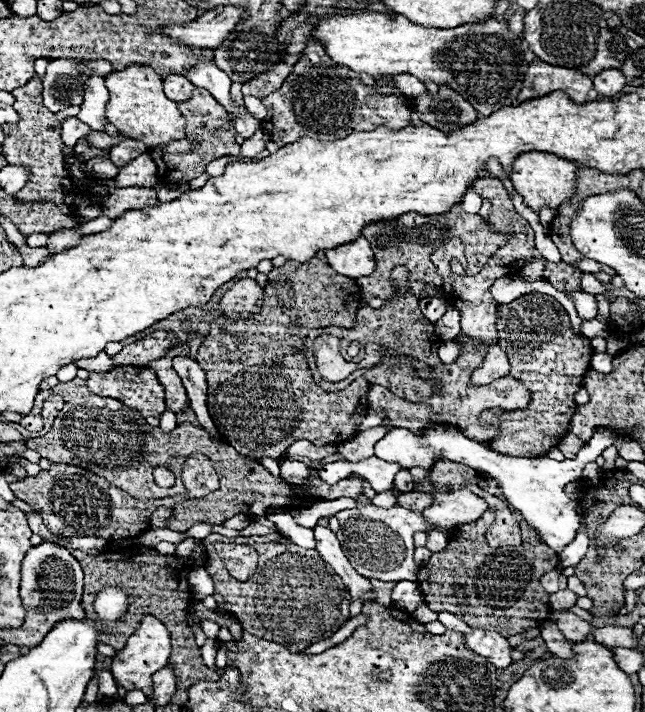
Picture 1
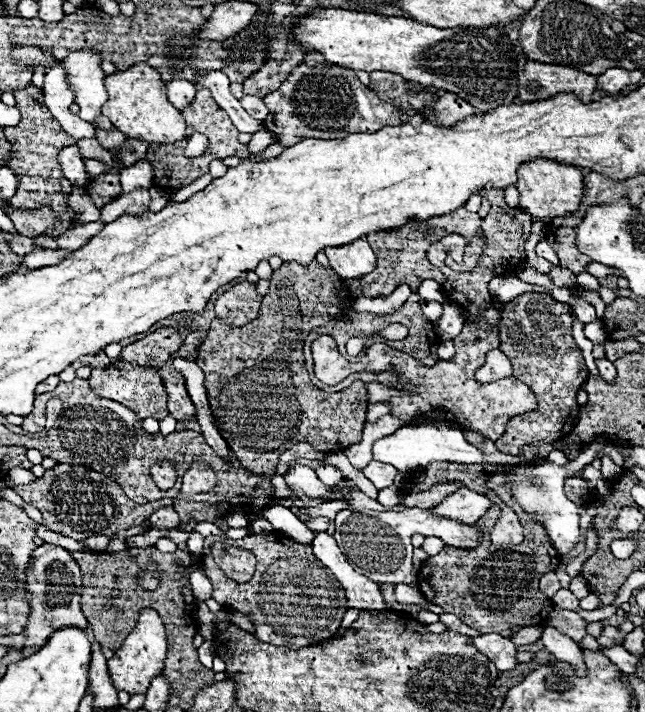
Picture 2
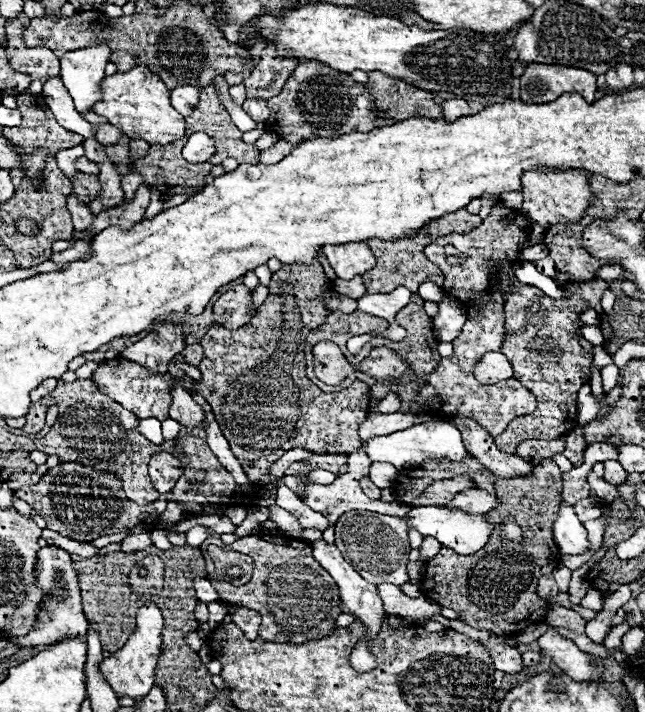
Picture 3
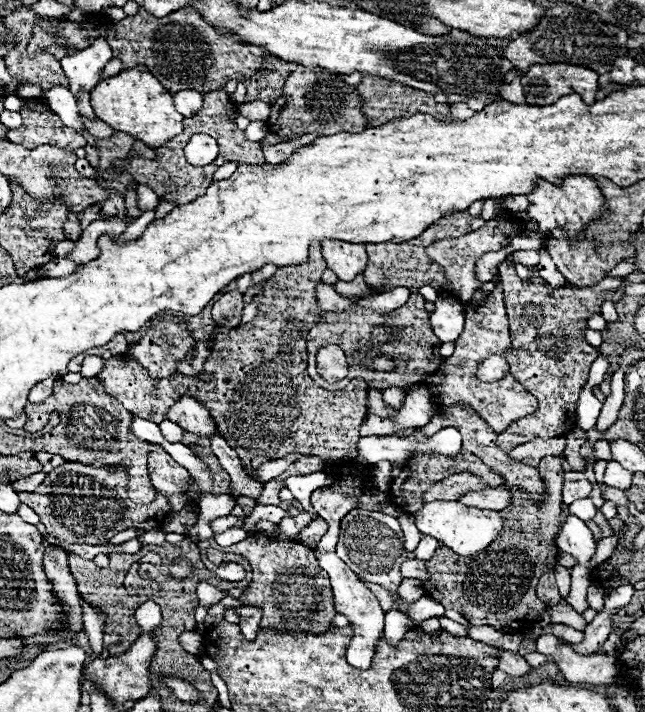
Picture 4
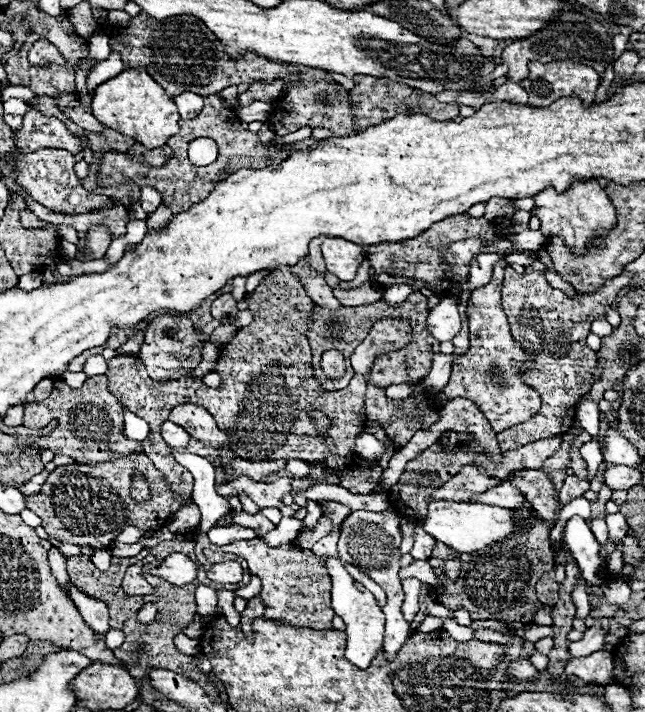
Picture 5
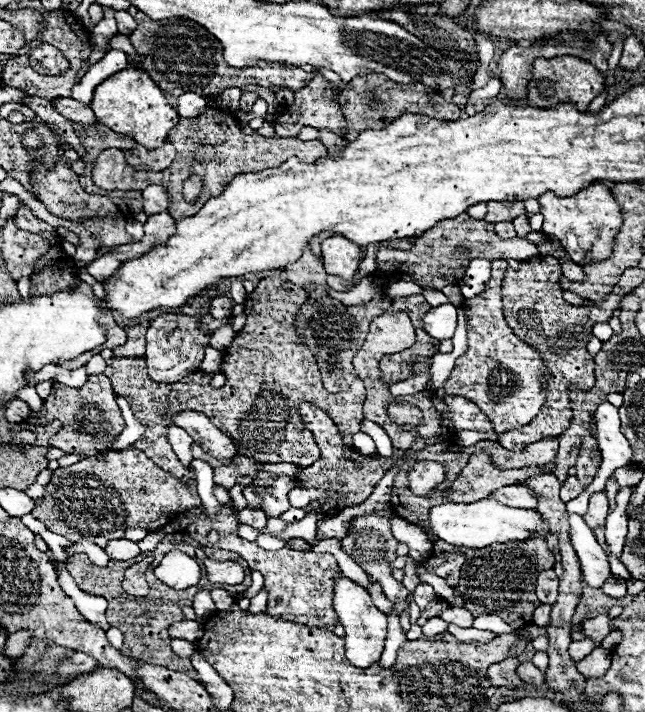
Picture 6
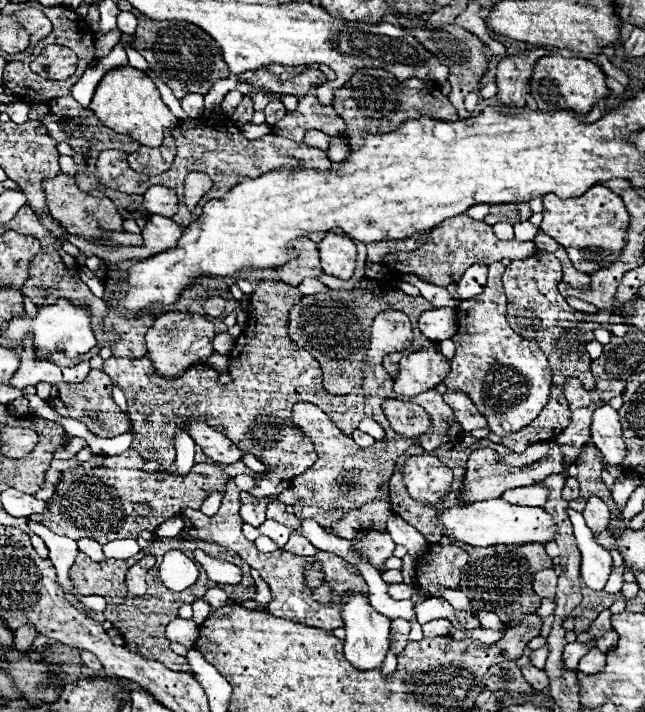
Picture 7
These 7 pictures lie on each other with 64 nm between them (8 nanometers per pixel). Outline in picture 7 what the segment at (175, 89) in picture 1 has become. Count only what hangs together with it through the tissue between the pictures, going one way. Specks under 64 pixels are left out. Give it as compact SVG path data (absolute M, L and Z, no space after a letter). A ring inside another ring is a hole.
M186 94L182 98L182 108L188 118L200 118L204 112L204 96L202 94Z

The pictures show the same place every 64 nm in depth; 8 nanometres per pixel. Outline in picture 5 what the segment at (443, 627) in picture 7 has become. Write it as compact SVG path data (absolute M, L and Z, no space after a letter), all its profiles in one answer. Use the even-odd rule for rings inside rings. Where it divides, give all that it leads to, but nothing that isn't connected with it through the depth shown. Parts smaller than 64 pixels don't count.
M428 616L428 618L422 620L422 624L420 624L420 632L430 634L430 632L436 632L436 630L442 630L442 618Z

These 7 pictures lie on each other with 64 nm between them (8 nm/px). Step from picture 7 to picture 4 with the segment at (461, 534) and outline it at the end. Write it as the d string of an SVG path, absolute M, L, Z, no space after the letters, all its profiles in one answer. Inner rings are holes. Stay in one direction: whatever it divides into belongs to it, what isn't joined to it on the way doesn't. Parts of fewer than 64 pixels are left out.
M442 500L428 502L422 510L414 512L414 522L422 534L428 534L442 542L444 546L450 546L460 556L472 556L484 550L502 532L504 526L502 518L498 516L498 510L480 510L464 506L460 502L442 502Z

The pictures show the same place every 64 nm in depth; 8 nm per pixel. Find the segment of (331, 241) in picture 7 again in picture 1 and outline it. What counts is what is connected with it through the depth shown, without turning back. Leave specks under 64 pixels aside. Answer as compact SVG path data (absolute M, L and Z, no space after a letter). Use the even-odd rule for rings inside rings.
M356 238L354 242L348 242L344 246L328 248L324 250L328 264L342 276L348 278L360 278L368 276L374 270L374 252L366 238Z

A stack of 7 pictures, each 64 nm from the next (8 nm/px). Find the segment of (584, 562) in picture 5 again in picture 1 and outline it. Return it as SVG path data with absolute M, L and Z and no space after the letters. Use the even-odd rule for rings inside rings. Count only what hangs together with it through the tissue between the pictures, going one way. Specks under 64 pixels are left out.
M392 428L376 444L376 456L386 462L398 462L404 470L408 470L412 466L430 468L434 462L448 458L452 462L466 464L484 476L490 476L492 480L498 482L506 502L518 514L522 514L522 518L528 522L528 526L534 528L534 532L540 536L540 540L554 552L562 552L562 548L576 538L576 532L580 528L580 504L570 500L564 494L564 486L568 482L580 480L582 468L588 462L594 462L616 440L618 440L618 434L614 434L612 430L596 430L592 434L590 442L578 452L578 456L574 460L558 462L558 460L552 460L546 456L538 456L538 458L506 456L506 454L486 448L480 442L466 438L456 428L432 428L424 436L416 436L406 428Z

